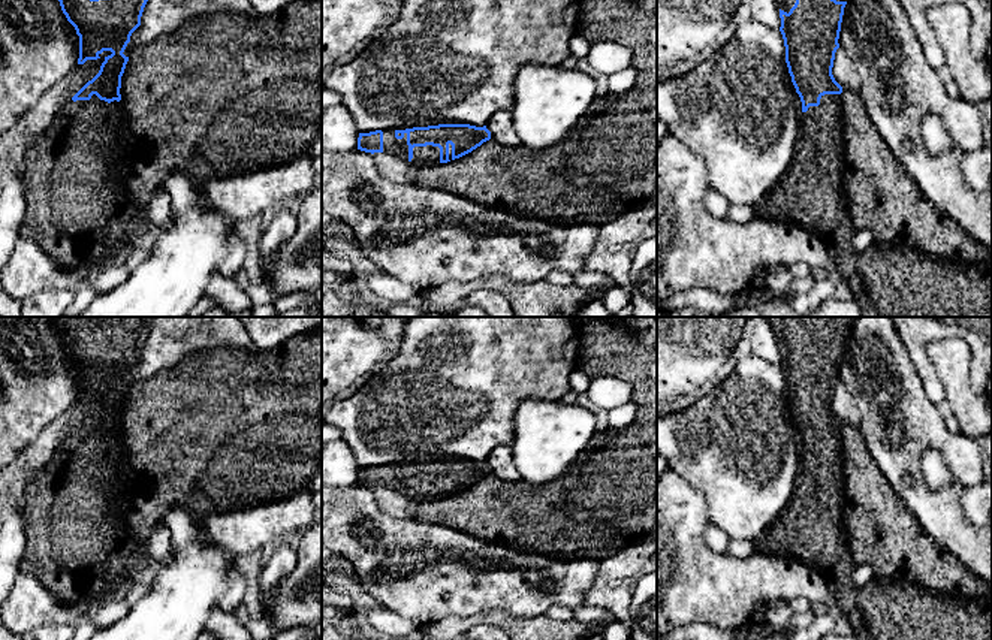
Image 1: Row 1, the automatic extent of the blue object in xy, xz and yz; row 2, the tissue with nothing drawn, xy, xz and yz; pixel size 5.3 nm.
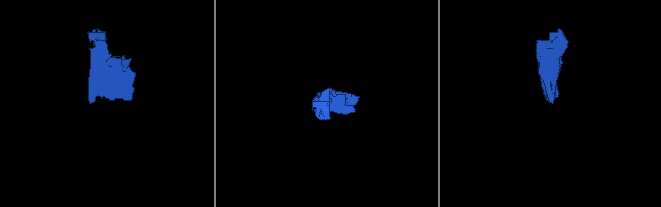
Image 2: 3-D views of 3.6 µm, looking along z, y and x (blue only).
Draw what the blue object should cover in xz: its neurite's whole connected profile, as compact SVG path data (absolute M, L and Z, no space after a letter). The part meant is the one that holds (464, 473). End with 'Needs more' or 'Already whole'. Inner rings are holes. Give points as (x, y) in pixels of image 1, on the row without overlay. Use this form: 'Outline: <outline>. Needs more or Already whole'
Outline: M438 459L359 468L358 484L392 489L411 501L438 501L471 487L489 474L486 461Z. Needs more

